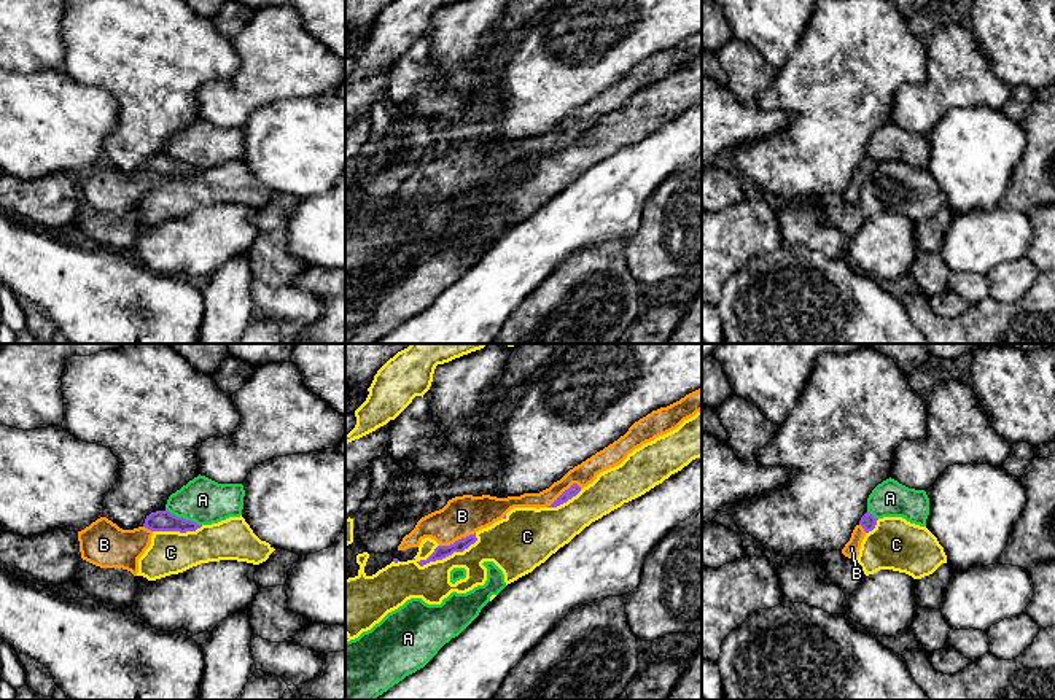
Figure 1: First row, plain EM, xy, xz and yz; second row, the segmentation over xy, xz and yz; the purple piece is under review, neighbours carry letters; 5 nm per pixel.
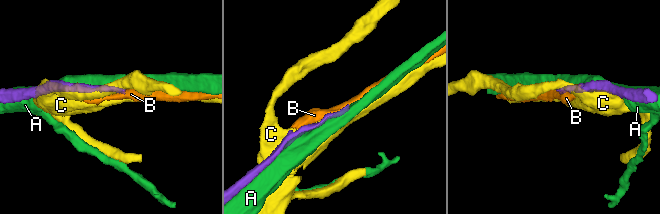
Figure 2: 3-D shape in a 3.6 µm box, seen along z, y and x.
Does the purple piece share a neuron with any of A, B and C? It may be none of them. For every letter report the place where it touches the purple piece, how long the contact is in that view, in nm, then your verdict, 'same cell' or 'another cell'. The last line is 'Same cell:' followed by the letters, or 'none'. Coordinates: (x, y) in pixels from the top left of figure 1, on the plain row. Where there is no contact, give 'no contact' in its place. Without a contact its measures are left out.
A: xy (182, 161) | 200 nm | another cell
B: xz (565, 134) | 200 nm | same cell
C: xz (447, 199) | 360 nm | another cell
Same cell: B

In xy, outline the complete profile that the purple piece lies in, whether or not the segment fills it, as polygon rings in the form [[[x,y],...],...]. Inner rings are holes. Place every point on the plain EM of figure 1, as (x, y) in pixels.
[[[169,154],[146,159],[145,167],[134,173],[123,173],[107,161],[100,161],[78,175],[81,202],[100,212],[123,212],[134,220],[138,202],[151,188],[154,175],[196,175],[202,169],[177,161]]]

